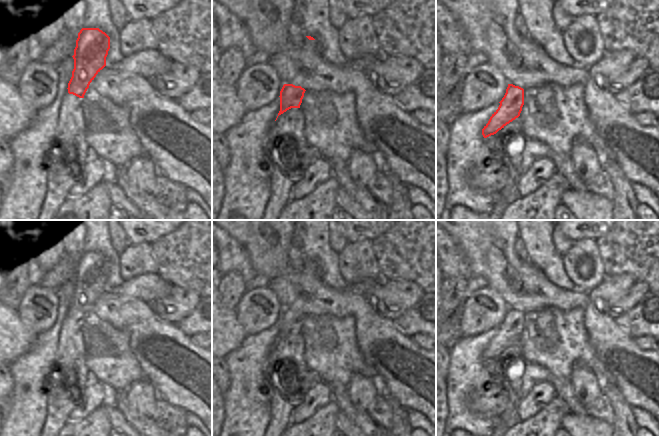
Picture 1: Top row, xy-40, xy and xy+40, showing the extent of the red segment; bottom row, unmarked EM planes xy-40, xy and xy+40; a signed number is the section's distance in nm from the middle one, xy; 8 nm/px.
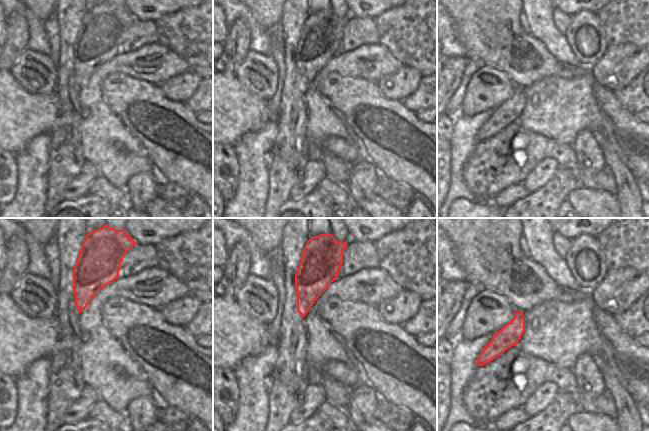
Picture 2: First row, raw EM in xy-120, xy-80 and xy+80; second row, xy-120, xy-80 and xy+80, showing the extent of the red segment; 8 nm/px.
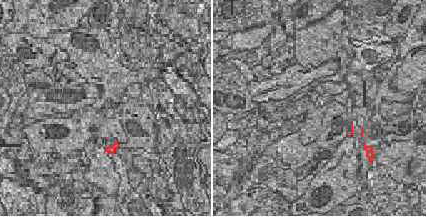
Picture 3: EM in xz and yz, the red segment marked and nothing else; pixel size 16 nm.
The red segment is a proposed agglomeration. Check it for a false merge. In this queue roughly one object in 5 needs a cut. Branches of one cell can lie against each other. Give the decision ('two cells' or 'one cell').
one cell

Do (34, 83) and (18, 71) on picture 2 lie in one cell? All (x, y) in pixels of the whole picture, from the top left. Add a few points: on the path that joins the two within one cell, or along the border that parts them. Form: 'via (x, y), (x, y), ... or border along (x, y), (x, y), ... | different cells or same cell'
via (32, 79), (22, 71) | same cell

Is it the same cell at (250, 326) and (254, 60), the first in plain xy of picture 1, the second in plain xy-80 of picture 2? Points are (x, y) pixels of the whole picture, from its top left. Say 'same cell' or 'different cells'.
same cell

